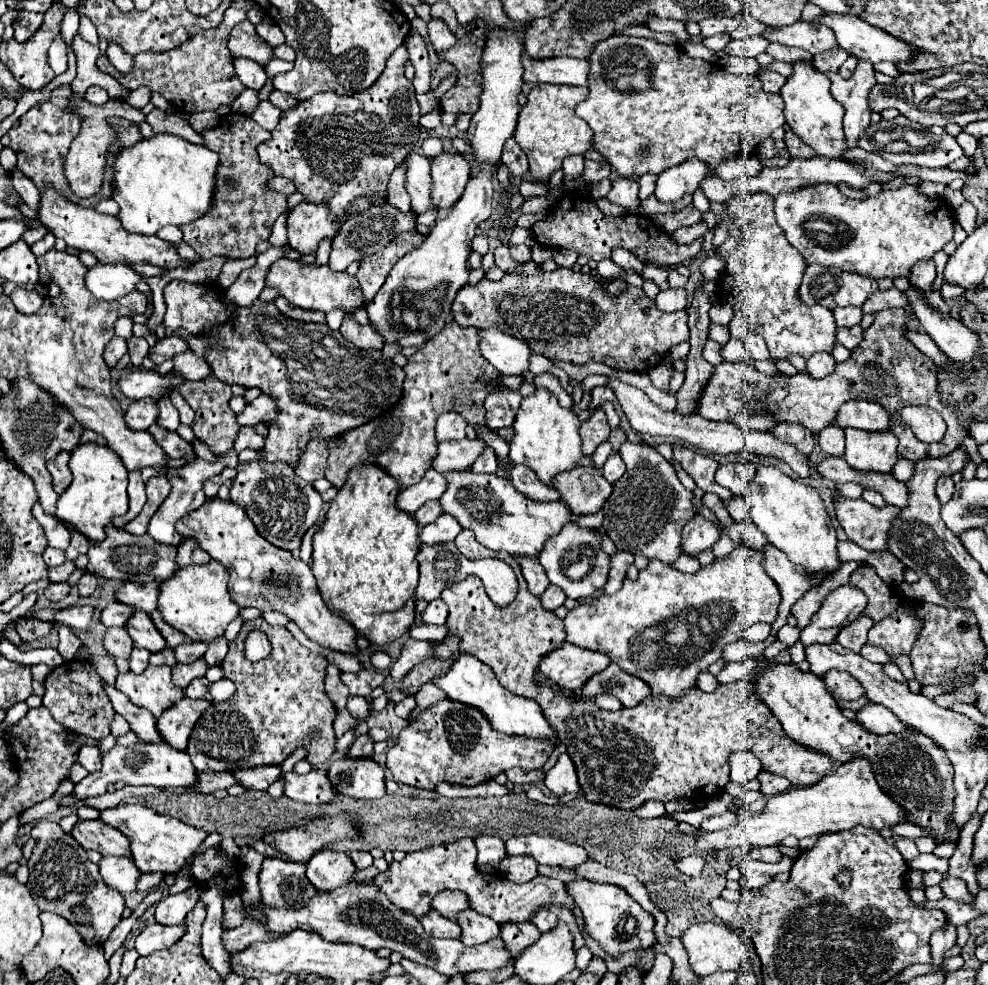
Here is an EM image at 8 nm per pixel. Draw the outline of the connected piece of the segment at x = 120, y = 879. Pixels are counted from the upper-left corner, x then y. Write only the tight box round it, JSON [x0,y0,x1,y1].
[98,856,142,894]

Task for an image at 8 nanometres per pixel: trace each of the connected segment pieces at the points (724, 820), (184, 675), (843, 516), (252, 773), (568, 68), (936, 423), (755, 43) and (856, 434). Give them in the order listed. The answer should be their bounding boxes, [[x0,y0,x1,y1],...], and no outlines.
[[702,810,738,830],[172,656,208,688],[836,498,900,552],[234,766,280,790],[522,56,588,86],[900,406,946,442],[726,36,770,58],[846,428,898,472]]

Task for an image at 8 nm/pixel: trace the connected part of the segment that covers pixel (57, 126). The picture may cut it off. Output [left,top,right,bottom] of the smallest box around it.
[10,86,82,192]

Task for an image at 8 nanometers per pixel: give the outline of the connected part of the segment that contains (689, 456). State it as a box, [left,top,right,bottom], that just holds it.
[674,444,732,500]

